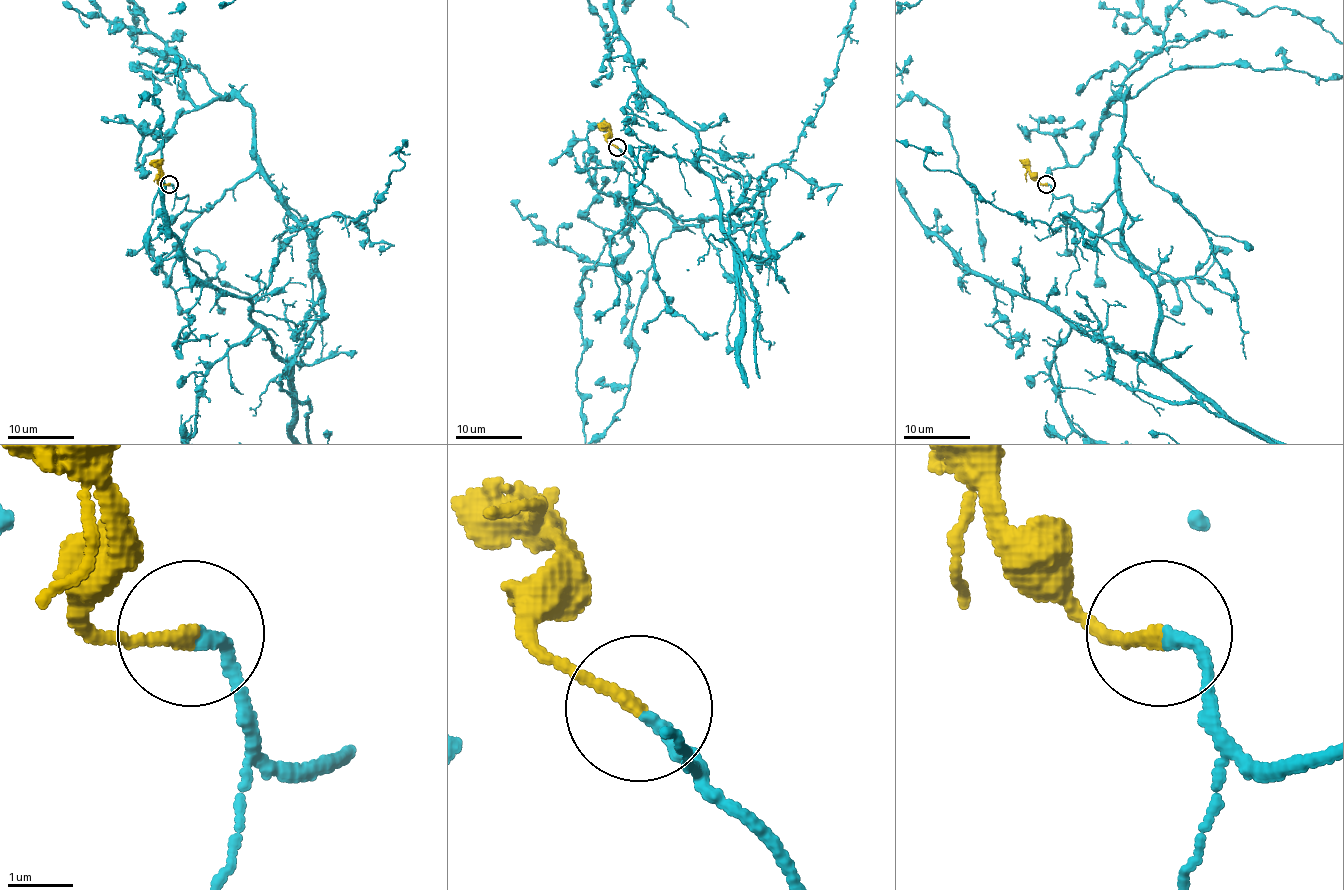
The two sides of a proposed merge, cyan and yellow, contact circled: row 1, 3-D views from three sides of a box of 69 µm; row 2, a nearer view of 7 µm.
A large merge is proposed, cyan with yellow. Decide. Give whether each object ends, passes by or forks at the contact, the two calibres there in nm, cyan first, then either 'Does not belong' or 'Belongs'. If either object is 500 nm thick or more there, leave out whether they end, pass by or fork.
At the ring cyan ends. At the ring yellow ends. Thickness 180 nm (cyan) against 200 nm. Belongs

